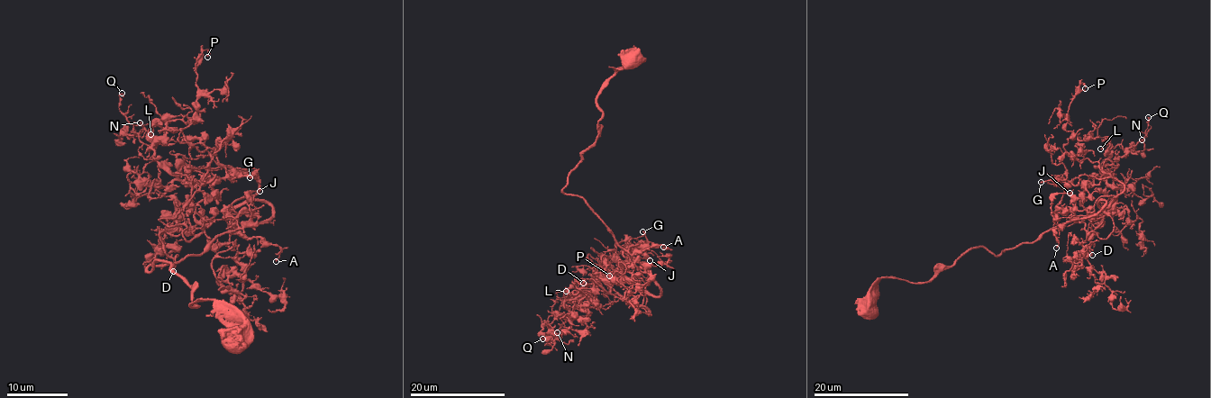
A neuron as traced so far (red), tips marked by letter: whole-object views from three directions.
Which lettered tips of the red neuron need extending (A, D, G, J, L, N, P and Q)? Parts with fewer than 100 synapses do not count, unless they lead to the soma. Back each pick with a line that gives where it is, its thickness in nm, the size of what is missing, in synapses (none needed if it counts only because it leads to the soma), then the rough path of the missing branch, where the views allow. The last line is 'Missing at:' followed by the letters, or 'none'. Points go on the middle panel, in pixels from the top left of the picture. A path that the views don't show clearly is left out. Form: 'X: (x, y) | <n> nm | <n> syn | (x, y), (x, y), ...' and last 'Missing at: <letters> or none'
D: (583, 283) | 200 nm | 120 syn | (583, 283), (599, 299), (590, 313), (601, 313), (592, 321), (594, 350), (588, 351)
Missing at: D

